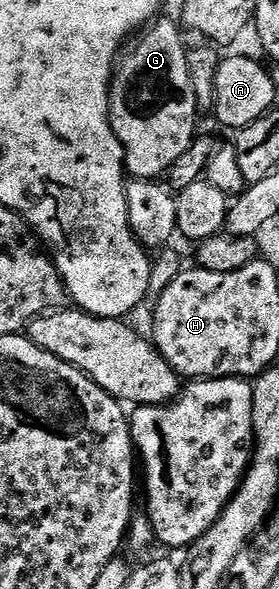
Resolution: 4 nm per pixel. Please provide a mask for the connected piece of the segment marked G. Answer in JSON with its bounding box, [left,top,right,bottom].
[111,26,197,181]

